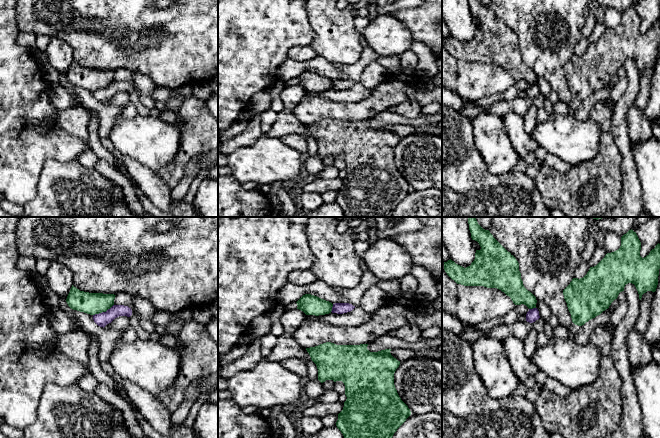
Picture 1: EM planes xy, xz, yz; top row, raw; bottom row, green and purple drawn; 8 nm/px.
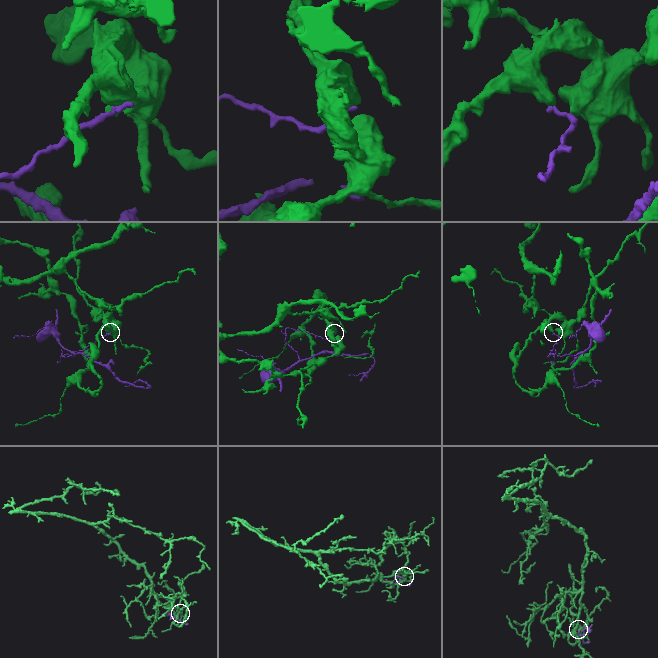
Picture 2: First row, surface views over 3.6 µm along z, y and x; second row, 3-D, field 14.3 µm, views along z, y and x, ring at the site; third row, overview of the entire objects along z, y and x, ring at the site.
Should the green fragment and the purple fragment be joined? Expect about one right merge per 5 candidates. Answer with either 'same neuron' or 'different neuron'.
different neuron

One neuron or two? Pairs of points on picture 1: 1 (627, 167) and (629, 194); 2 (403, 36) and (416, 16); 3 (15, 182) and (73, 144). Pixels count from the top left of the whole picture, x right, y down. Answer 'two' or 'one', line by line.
1: one
2: two
3: one

